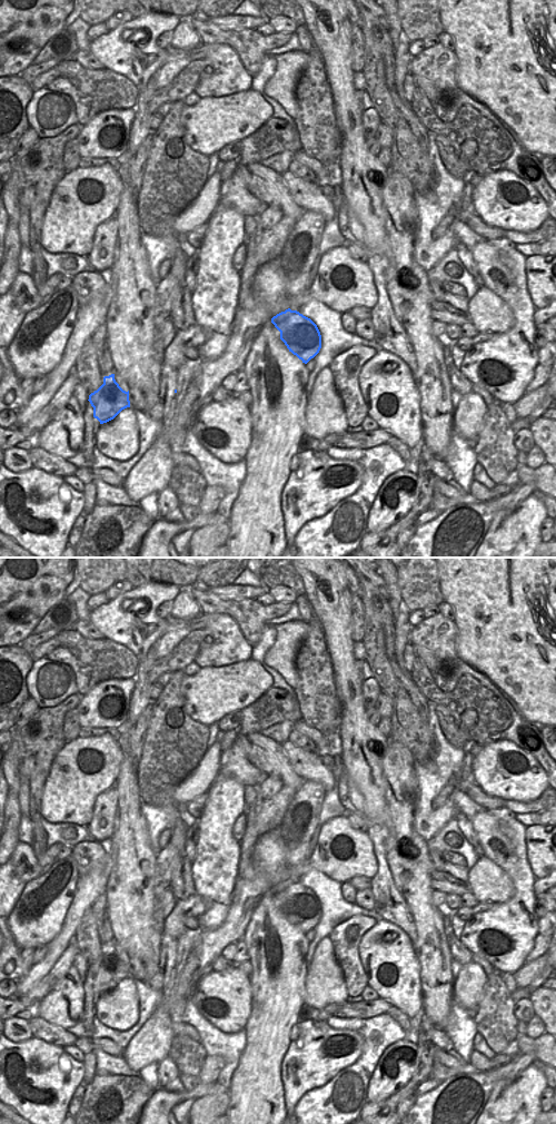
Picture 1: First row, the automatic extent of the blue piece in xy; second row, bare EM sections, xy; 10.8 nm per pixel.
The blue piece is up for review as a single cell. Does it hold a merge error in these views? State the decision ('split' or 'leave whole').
split

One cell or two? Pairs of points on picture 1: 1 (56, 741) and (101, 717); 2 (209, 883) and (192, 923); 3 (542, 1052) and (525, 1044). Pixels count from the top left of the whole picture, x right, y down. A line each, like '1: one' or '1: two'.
1: two
2: two
3: one

